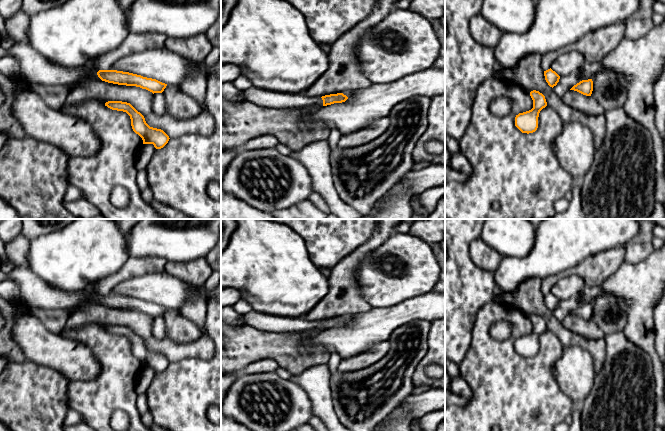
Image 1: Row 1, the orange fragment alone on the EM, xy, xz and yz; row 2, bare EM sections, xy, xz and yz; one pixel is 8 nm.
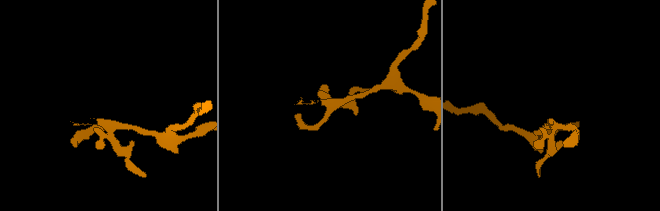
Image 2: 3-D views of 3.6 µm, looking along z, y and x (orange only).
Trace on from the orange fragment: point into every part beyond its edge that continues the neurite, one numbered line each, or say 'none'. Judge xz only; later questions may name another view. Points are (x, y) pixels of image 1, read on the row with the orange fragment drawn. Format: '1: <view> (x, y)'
1: xz (262, 97)

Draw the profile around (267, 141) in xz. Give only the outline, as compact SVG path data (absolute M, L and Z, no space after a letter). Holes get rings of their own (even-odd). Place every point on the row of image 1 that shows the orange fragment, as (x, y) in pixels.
M264 135L261 137L257 137L248 141L244 145L244 150L254 150L254 149L270 149L275 148L279 144L278 139L273 135Z

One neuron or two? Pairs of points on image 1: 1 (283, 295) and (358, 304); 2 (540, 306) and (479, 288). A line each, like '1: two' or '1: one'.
1: two
2: two

